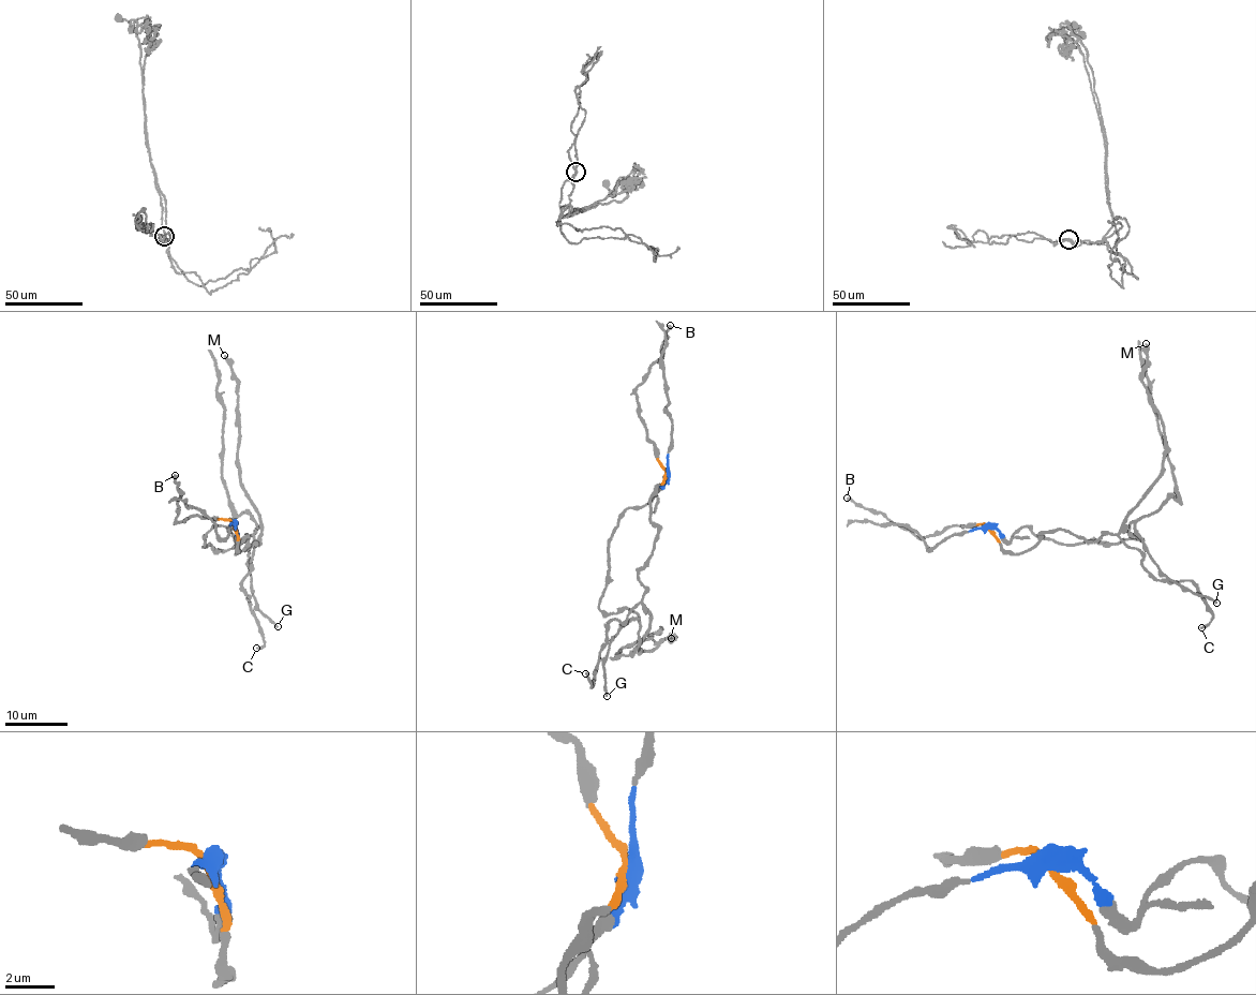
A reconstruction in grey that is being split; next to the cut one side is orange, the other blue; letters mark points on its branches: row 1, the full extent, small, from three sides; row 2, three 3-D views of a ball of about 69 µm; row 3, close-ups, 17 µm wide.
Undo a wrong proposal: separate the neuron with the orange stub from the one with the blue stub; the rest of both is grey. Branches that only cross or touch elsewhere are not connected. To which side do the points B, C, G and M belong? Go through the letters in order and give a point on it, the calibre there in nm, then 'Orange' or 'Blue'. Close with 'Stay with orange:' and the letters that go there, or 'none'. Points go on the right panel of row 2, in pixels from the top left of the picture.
B: Place: (847, 498). Thickness 360 nm. Orange
C: Place: (1201, 627). Thickness 220 nm. Orange
G: Place: (1216, 603). Thickness 200 nm. Blue
M: Place: (1146, 343). Thickness 360 nm. Orange
Stay with orange: B, C, M

